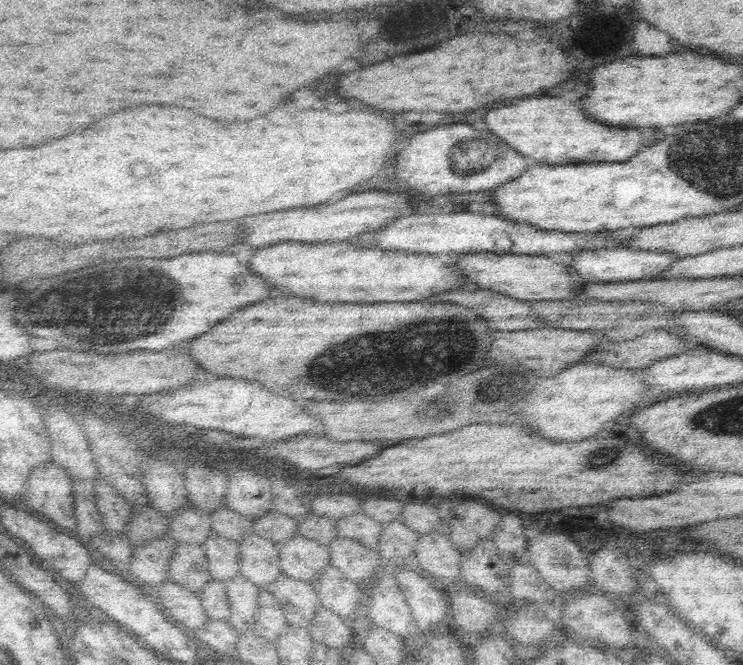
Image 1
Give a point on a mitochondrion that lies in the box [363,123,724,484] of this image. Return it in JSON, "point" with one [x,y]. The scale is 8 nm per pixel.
{"point":[490,391]}

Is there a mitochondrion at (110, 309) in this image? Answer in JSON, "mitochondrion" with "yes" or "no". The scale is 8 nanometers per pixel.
{"mitochondrion":"yes"}

